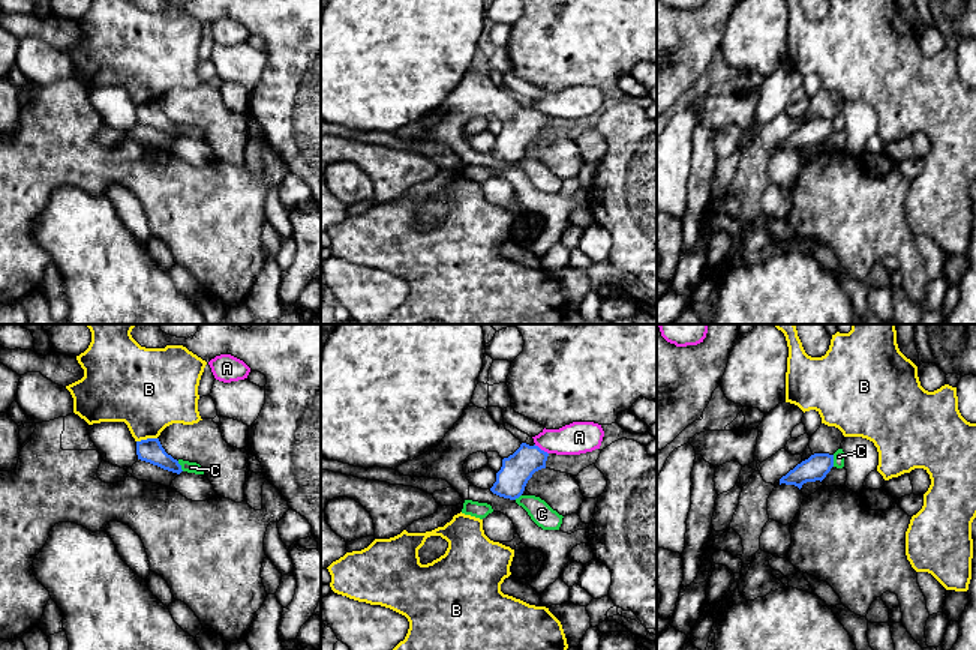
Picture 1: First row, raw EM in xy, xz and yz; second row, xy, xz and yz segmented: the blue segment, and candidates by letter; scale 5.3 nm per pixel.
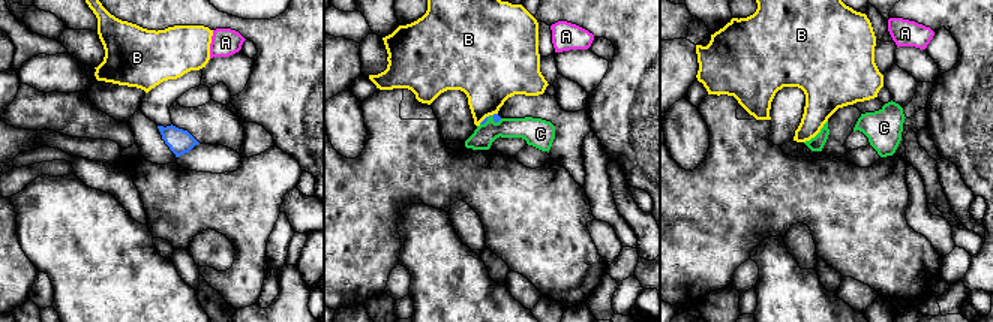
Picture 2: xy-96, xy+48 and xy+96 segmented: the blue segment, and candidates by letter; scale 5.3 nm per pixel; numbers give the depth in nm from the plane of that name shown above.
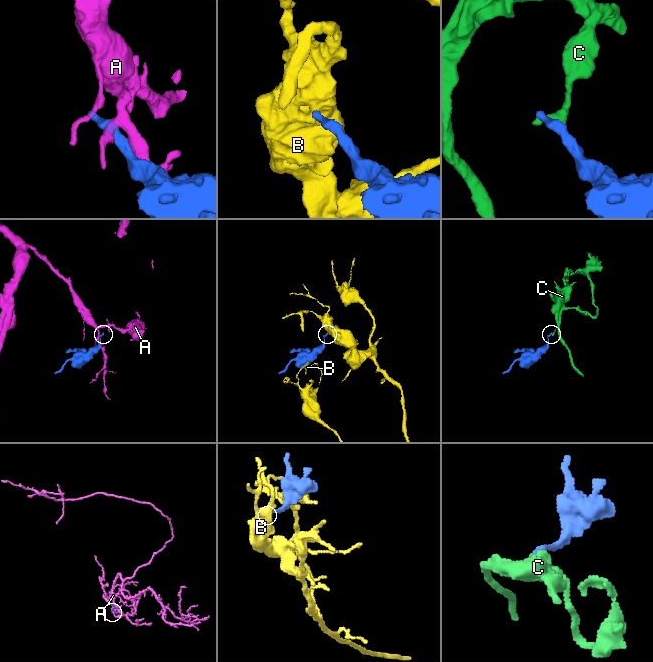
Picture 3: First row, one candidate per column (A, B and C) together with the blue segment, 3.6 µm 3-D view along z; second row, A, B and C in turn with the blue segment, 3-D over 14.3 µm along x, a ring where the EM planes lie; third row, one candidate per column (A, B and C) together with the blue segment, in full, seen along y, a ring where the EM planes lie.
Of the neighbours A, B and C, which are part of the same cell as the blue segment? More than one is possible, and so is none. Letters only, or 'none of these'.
none of these

